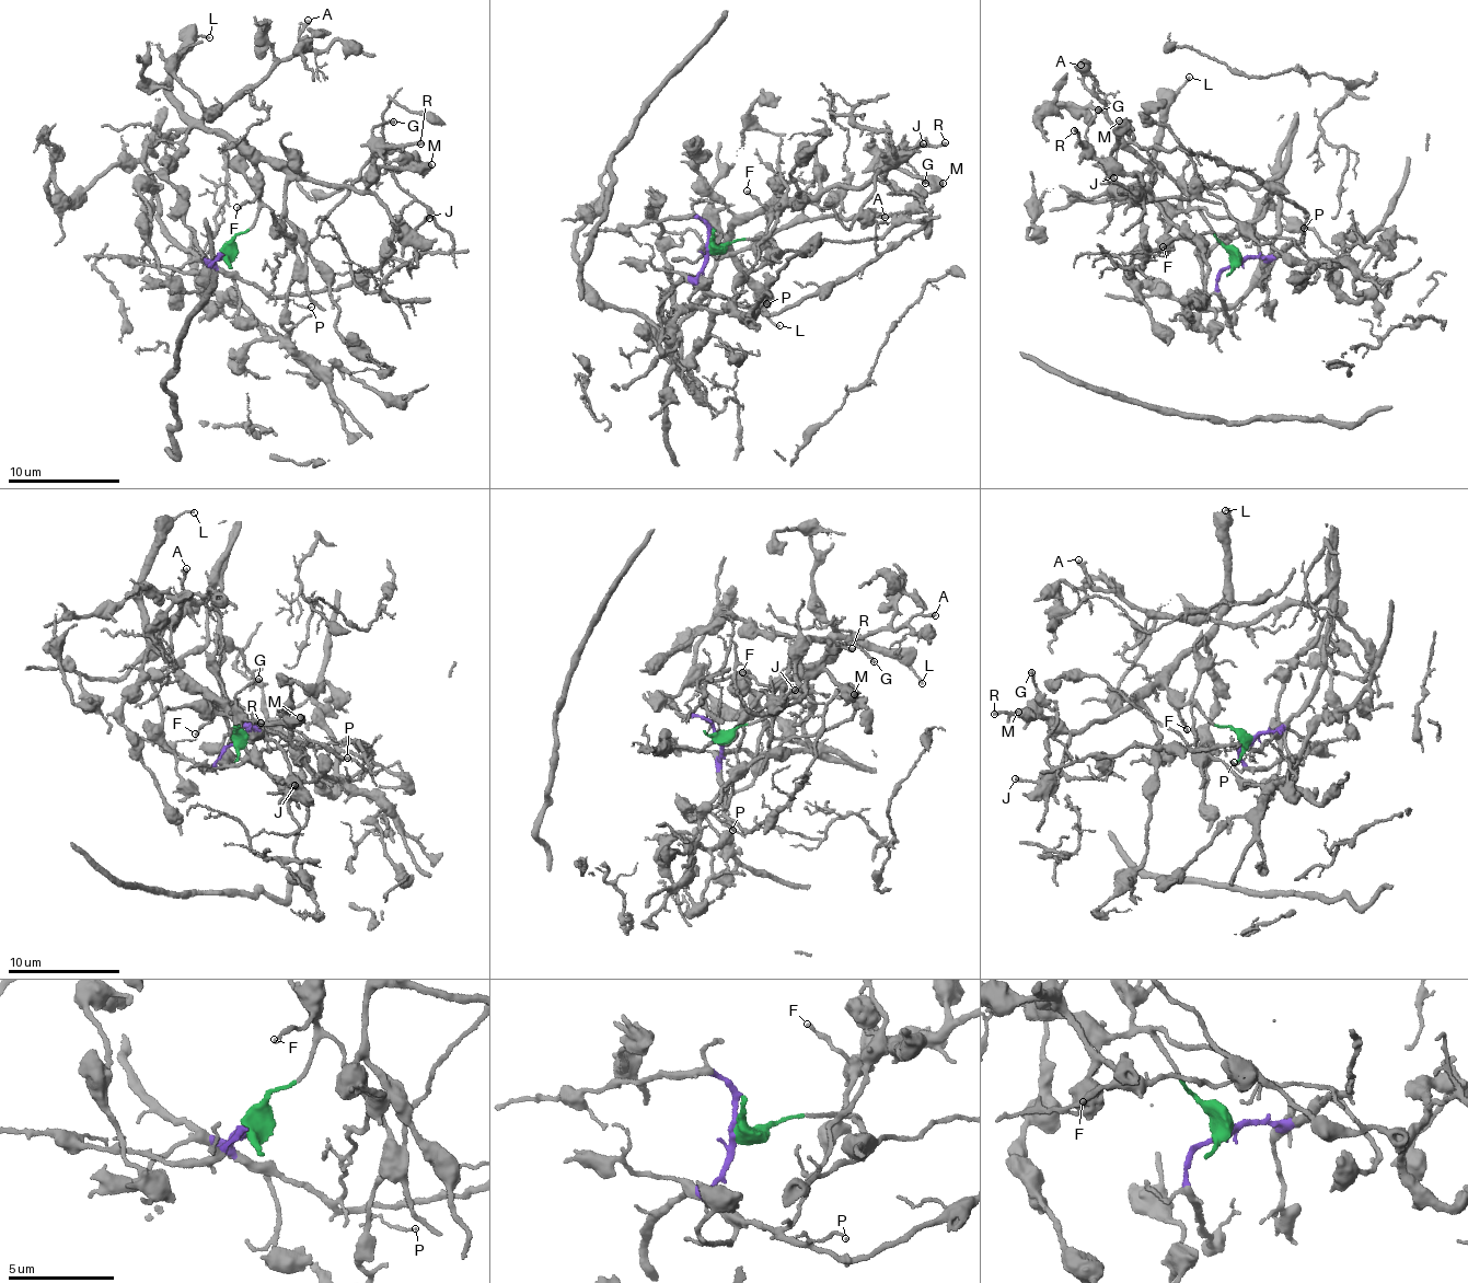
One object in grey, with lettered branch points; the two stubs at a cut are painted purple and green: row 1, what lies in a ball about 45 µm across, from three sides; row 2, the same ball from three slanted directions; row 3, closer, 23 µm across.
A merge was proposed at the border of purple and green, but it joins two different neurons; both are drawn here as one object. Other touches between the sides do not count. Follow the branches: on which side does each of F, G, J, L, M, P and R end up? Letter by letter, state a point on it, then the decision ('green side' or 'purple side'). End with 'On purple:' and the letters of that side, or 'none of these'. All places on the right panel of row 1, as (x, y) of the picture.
F: place (1163, 246); green side
G: place (1098, 110); green side
J: place (1113, 177); green side
L: place (1189, 77); green side
M: place (1119, 120); green side
P: place (1304, 228); purple side
R: place (1074, 130); green side
On purple: P

